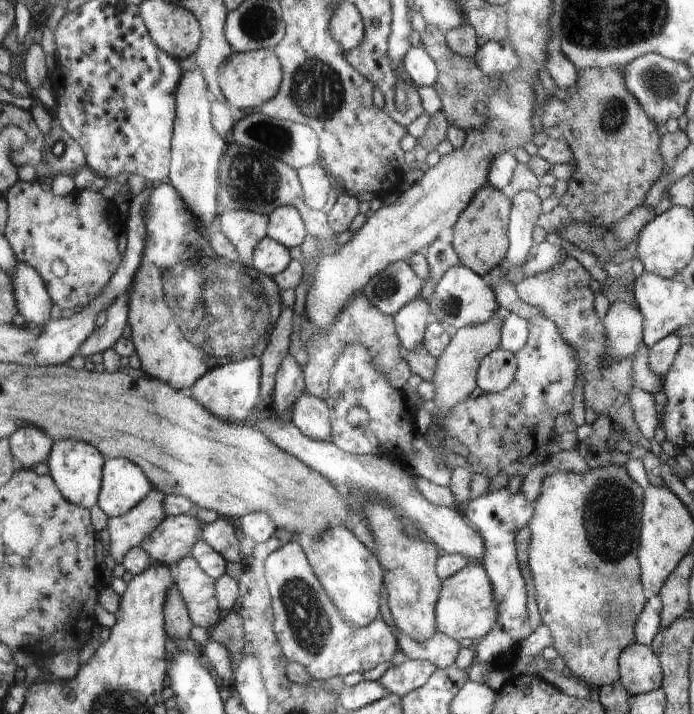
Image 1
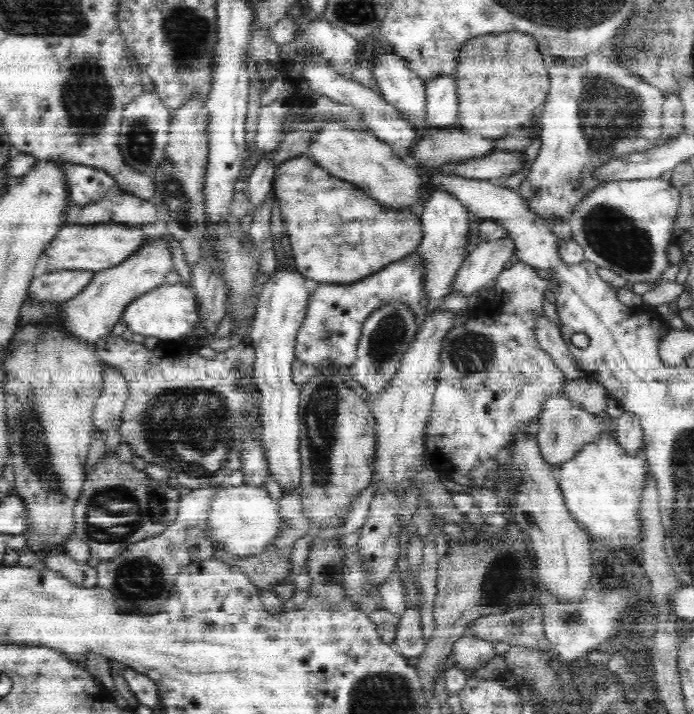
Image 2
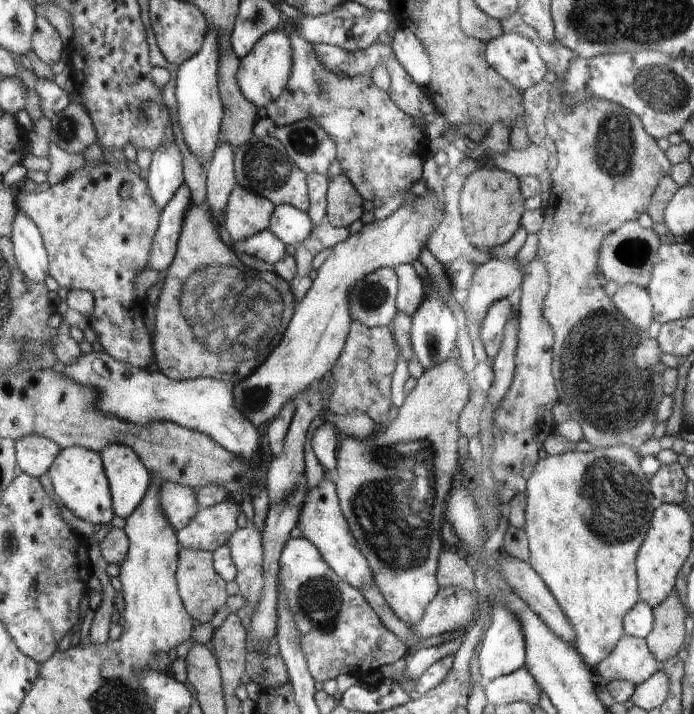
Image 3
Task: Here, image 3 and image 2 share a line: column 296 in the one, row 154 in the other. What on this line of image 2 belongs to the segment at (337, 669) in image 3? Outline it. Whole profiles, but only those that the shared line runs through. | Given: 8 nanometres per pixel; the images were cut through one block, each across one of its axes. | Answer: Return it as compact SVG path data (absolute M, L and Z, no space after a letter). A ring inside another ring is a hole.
M610 52L590 53L579 59L575 66L568 60L554 58L552 55L544 55L544 58L549 90L548 98L539 111L542 145L534 163L527 167L522 178L514 185L529 209L548 222L547 225L551 229L554 228L554 218L568 221L572 208L576 208L586 198L586 193L592 192L592 188L597 185L604 184L605 180L594 177L594 170L598 166L633 152L647 152L646 150L658 146L658 138L662 137L665 96L648 81L622 67Z

